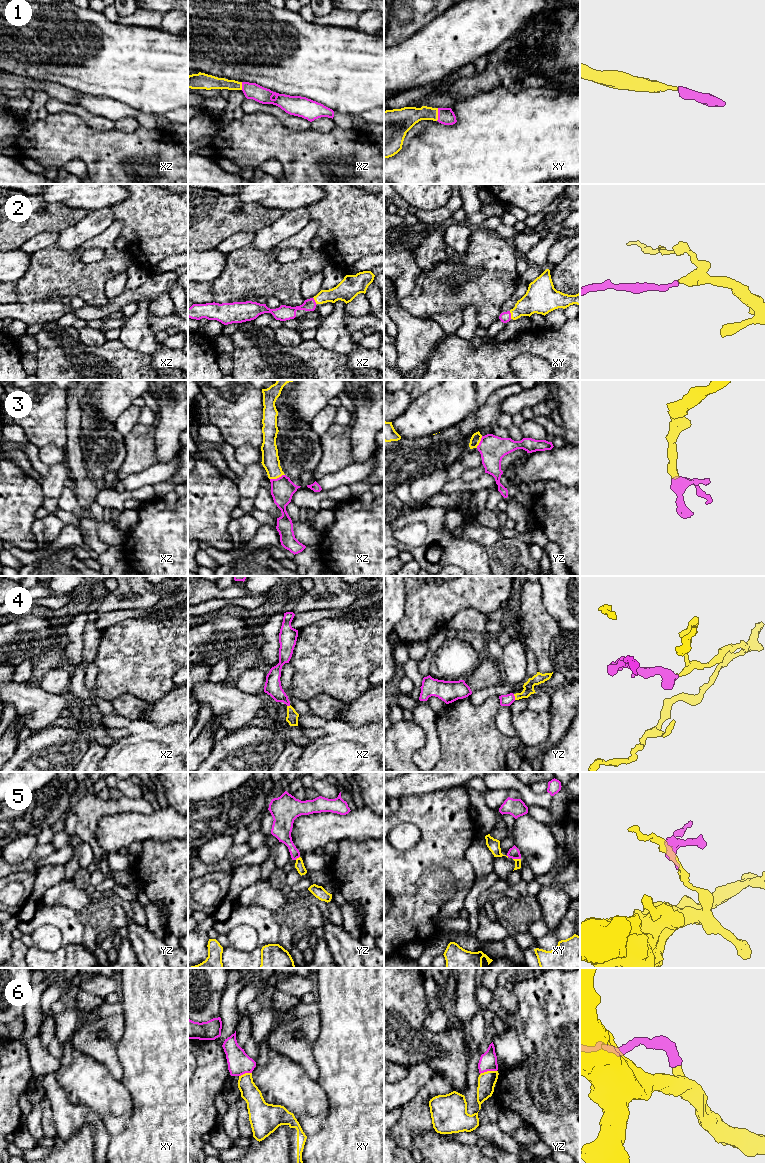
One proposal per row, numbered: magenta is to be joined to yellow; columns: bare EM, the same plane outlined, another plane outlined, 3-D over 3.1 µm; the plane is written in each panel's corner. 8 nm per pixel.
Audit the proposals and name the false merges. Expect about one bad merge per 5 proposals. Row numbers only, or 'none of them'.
5, 6

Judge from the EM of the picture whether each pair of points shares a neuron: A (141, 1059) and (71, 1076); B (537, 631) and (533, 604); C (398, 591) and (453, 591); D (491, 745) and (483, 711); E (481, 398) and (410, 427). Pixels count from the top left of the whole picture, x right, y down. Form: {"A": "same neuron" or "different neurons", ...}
{"A": "different neurons", "B": "same neuron", "C": "different neurons", "D": "same neuron", "E": "different neurons"}

